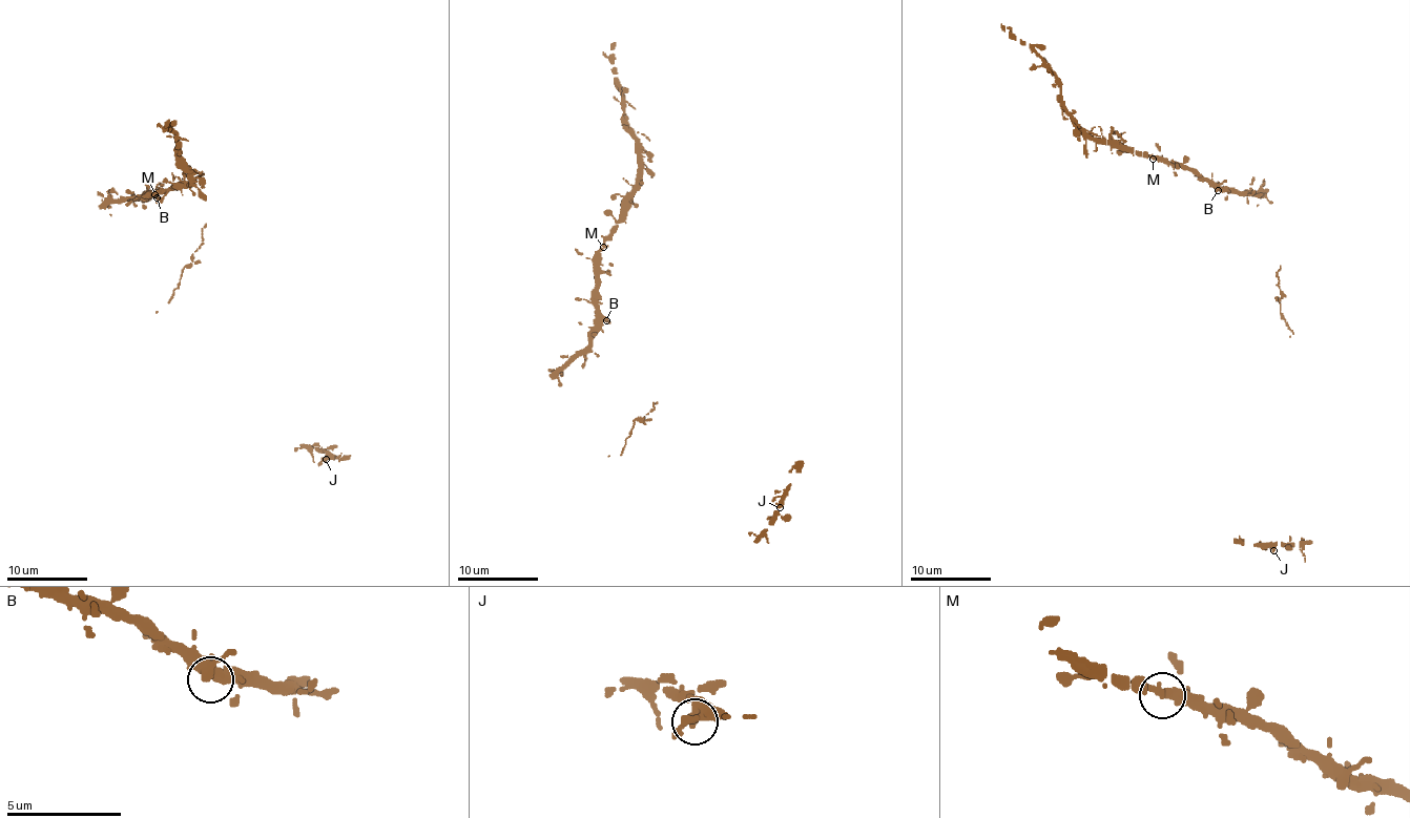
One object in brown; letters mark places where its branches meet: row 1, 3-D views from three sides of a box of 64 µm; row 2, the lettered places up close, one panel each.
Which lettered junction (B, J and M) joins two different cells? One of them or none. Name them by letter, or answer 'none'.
none

